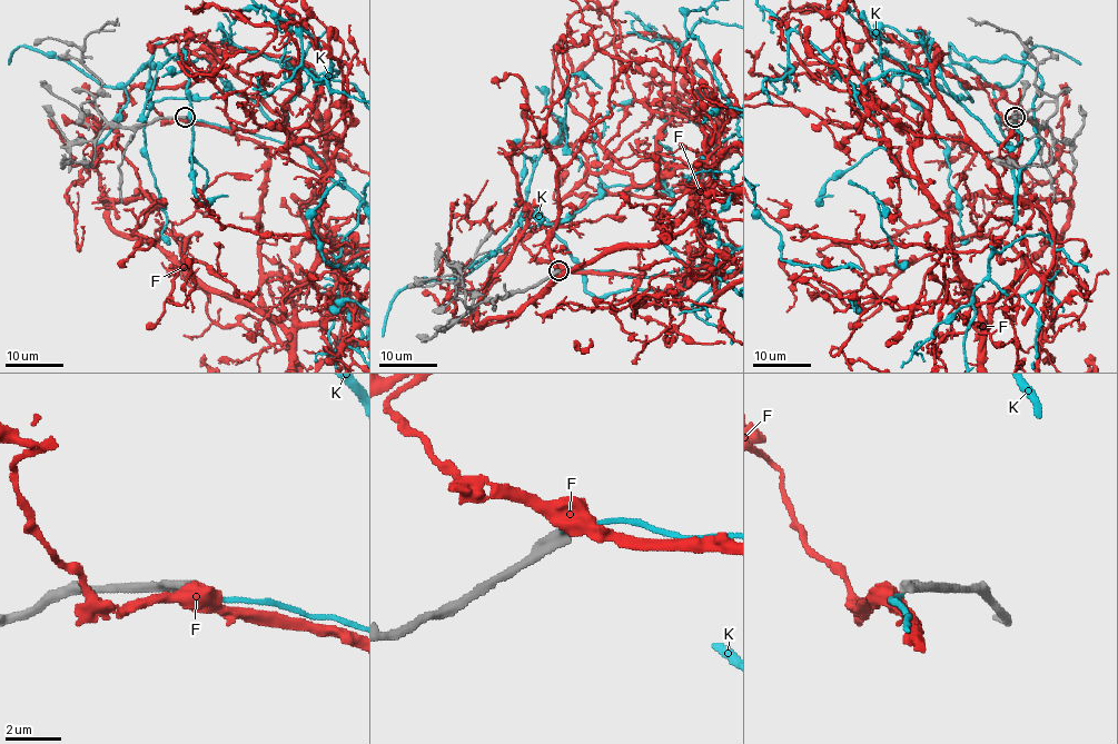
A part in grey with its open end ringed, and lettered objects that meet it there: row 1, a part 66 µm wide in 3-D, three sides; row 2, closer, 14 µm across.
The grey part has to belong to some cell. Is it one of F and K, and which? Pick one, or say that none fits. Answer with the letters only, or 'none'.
none

